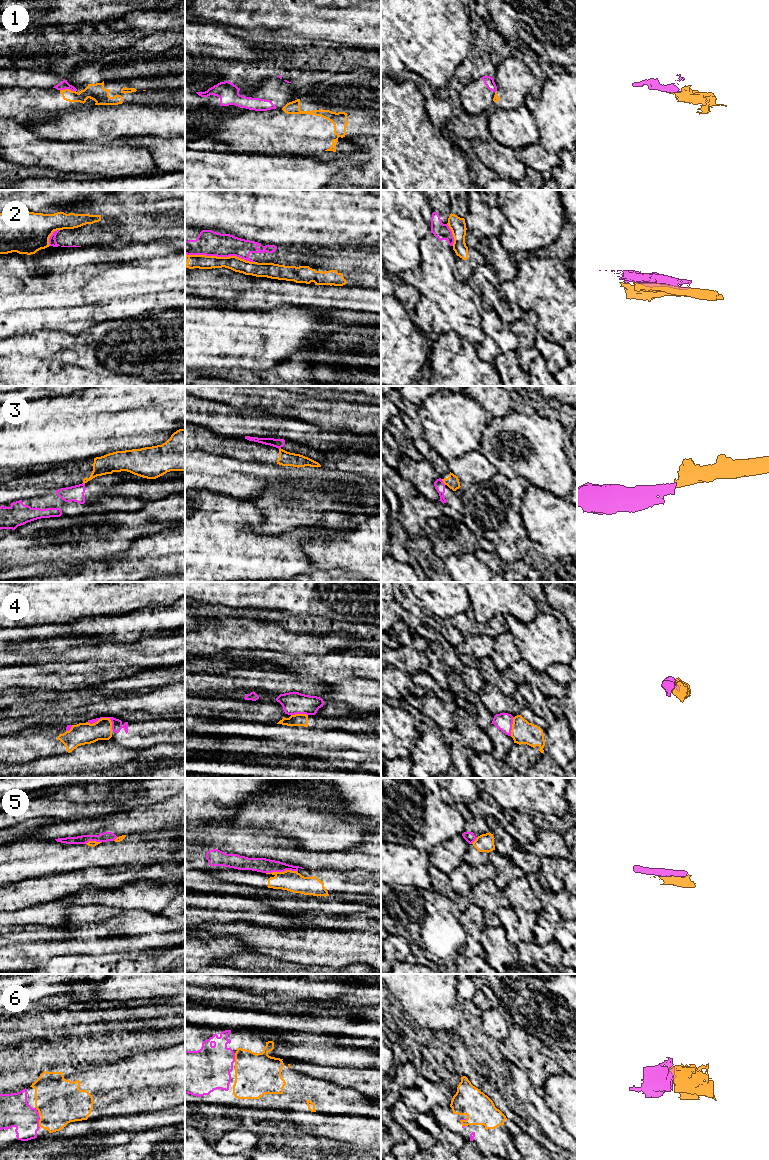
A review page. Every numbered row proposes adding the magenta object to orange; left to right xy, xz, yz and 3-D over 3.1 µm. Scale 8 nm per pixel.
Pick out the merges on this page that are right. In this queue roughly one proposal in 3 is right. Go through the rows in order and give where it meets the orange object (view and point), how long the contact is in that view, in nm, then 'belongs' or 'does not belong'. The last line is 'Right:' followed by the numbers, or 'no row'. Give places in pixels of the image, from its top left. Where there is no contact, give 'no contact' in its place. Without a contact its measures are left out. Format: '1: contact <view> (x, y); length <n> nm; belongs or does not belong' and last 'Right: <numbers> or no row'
1: contact xy (68, 89); length 130 nm; does not belong
2: contact xz (220, 257); length 550 nm; does not belong
3: contact yz (443, 482); length 60 nm; does not belong
4: contact xy (103, 718); length 220 nm; does not belong
5: contact xz (281, 872); length 260 nm; does not belong
6: contact xz (235, 1057); length 70 nm; belongs
Right: 6

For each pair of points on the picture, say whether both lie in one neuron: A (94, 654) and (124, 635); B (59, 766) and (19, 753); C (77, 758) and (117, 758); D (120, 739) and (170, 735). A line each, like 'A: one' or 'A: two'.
A: two
B: two
C: one
D: one

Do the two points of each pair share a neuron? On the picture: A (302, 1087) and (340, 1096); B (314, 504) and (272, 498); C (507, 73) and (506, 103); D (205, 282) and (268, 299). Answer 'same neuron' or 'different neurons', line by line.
A: same neuron
B: same neuron
C: same neuron
D: same neuron

